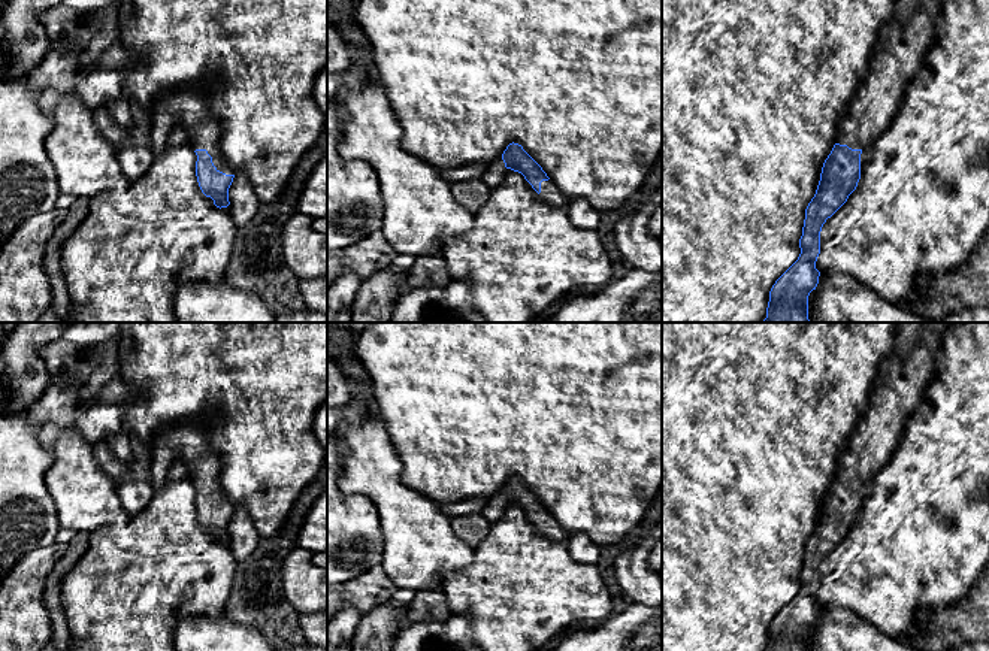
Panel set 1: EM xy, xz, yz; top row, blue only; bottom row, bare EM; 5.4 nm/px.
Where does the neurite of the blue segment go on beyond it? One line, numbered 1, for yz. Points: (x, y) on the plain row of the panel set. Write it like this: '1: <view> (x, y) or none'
1: yz (903, 374)

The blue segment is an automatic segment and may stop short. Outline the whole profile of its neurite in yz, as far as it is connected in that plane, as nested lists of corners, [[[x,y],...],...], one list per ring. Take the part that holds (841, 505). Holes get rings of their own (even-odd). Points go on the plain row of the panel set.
[[[896,323],[890,351],[877,364],[868,409],[856,424],[846,452],[840,457],[835,479],[823,497],[816,529],[805,543],[799,573],[801,588],[772,620],[766,651],[808,651],[808,630],[816,624],[820,611],[816,596],[820,588],[822,561],[856,524],[861,514],[861,488],[893,454],[908,417],[934,376],[937,351],[944,331],[952,324],[955,323]]]

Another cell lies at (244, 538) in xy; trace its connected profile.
[[[235,508],[229,523],[229,536],[236,561],[245,560],[258,545],[260,538],[254,521],[244,508]]]

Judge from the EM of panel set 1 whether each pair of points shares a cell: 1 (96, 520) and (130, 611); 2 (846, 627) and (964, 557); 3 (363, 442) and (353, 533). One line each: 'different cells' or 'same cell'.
1: different cells
2: different cells
3: different cells

